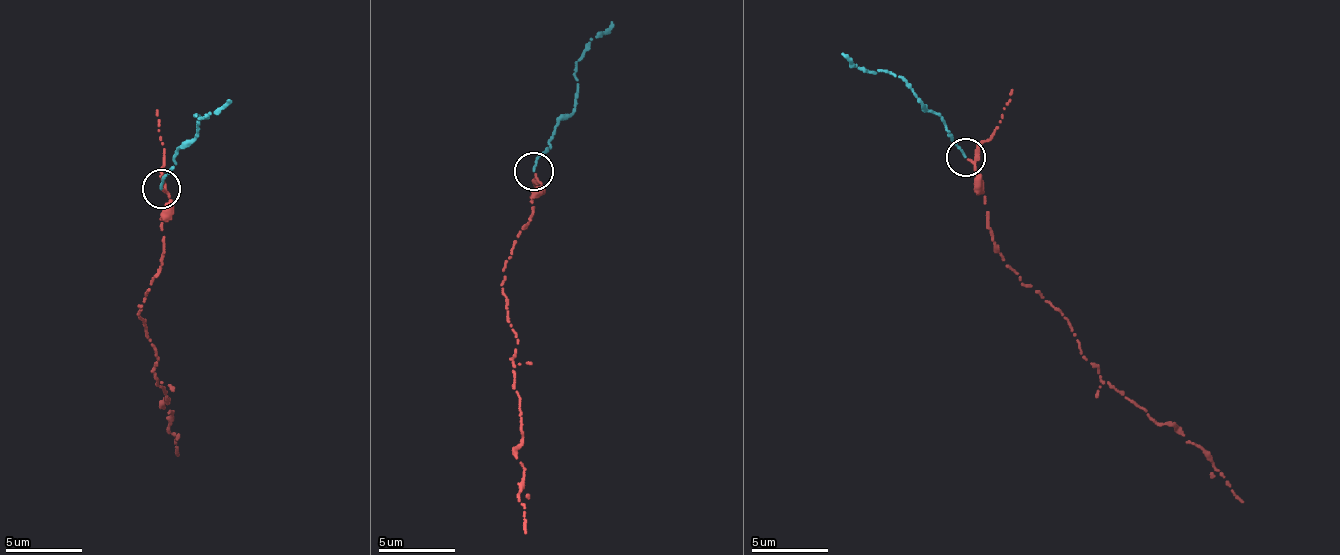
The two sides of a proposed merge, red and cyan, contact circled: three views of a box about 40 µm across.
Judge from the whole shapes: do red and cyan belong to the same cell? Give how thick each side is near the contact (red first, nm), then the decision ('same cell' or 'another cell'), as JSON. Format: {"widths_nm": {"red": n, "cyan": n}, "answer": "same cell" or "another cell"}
{"widths_nm": {"red": 180, "cyan": 140}, "answer": "same cell"}

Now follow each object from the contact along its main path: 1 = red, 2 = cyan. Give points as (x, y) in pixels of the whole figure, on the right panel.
1: (966, 159), (986, 195), (993, 247), (1067, 320), (1082, 357), (1105, 382), (1193, 442), (1242, 503)
2: (966, 158), (943, 117), (919, 101), (907, 82), (900, 76), (861, 70), (841, 54)

